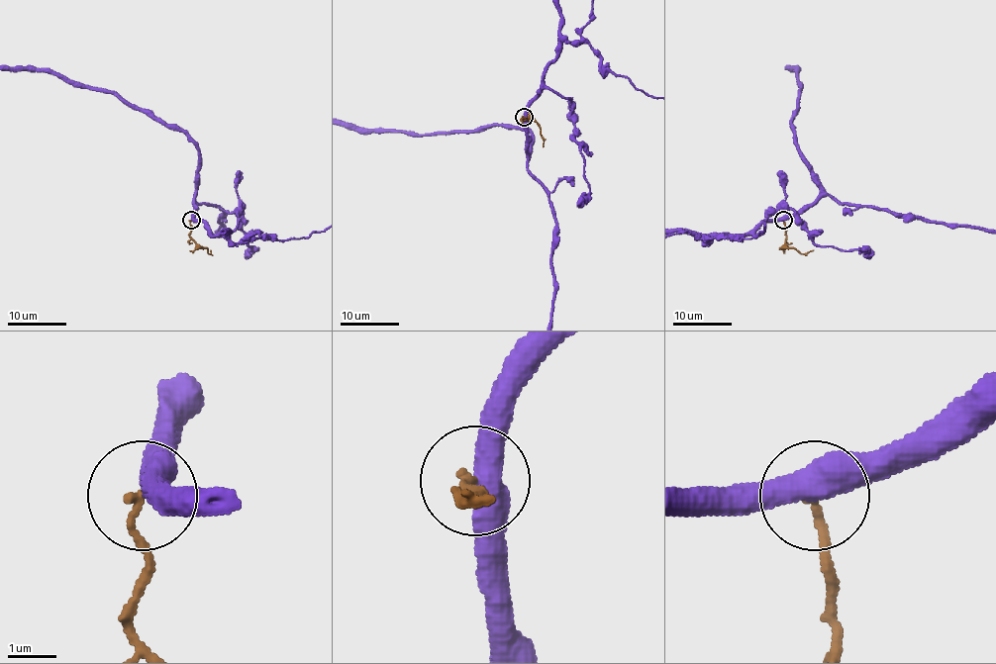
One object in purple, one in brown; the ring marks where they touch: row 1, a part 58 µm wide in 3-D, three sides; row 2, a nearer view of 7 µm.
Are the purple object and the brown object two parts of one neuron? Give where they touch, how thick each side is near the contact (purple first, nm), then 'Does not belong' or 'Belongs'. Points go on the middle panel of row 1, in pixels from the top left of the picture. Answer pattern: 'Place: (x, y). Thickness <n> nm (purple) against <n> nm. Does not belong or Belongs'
Place: (524, 117). Thickness 500 nm (purple) against 160 nm. Does not belong

